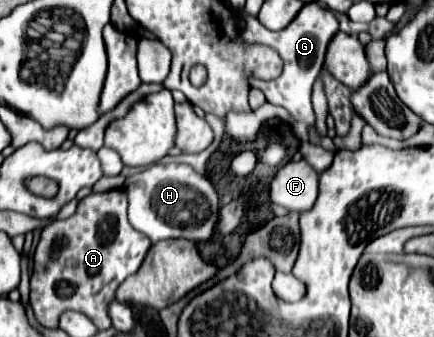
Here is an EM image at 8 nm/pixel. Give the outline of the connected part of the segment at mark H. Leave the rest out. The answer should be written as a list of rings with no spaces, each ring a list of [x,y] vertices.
[[[157,163],[127,177],[125,193],[129,197],[129,223],[153,245],[165,239],[189,239],[195,243],[211,241],[219,221],[219,197],[211,181],[189,165]]]

